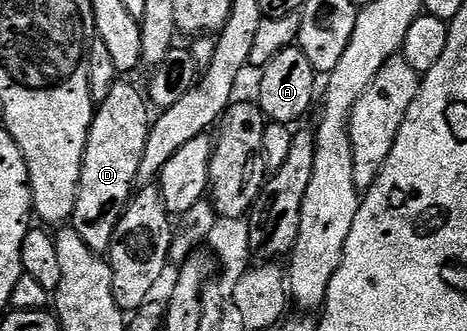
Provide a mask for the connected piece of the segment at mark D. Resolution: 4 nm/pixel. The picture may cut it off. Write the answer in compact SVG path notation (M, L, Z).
M117 80L110 88L110 96L98 103L92 115L70 226L96 254L103 255L112 247L120 217L134 197L138 168L142 164L142 154L146 152L150 129L148 110L150 106L141 87L139 90L128 80Z

